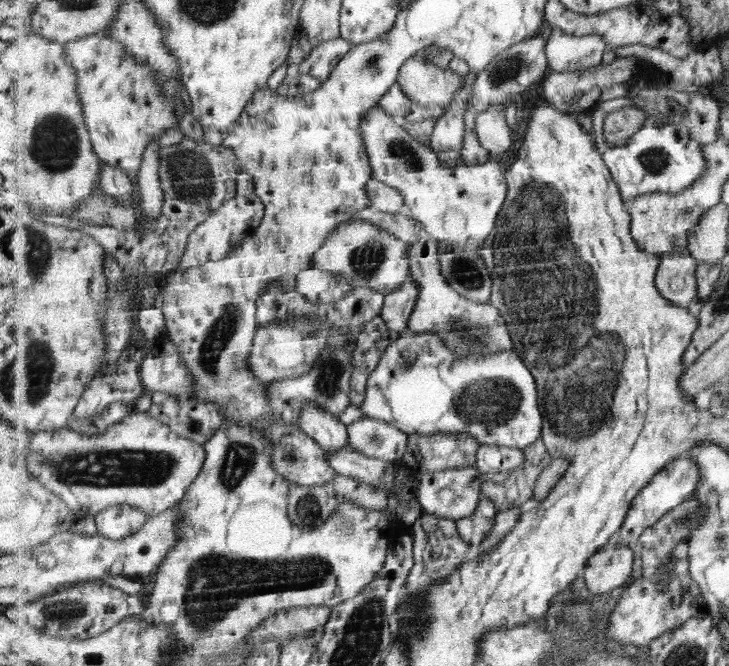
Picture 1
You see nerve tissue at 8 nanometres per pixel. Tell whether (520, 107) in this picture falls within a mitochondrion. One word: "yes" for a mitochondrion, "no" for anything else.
no

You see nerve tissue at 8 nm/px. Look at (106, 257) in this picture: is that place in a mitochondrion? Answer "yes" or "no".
no

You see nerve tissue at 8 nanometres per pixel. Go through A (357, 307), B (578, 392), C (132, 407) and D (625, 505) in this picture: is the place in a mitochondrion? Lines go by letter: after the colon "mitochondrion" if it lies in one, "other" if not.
A: other
B: mitochondrion
C: other
D: other

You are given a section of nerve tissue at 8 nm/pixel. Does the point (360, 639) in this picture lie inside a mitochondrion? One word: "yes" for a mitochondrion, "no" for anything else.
yes

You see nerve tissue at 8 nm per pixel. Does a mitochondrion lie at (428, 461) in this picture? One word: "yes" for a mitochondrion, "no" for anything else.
no

